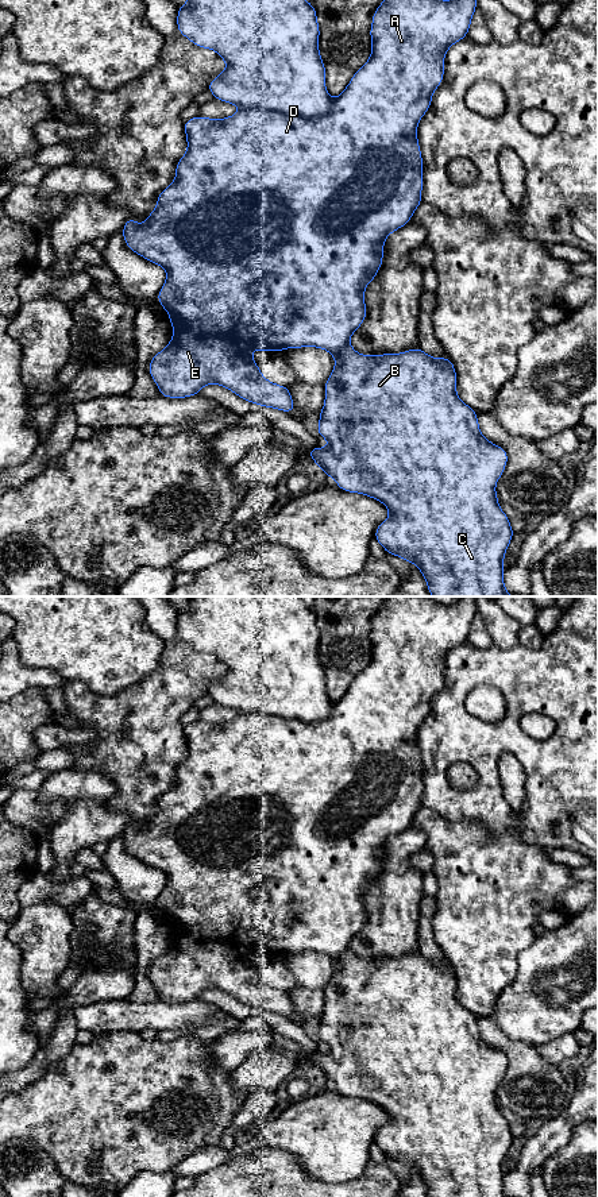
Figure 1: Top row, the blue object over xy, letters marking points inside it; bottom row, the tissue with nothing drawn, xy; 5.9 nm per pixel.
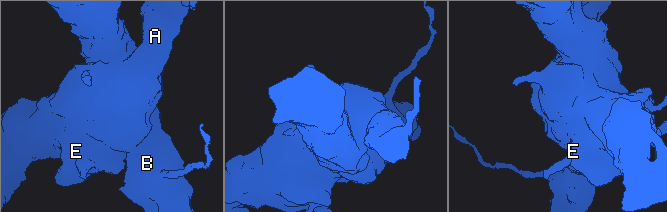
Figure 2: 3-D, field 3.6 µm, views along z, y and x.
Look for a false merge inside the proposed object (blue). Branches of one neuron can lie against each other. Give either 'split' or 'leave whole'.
split

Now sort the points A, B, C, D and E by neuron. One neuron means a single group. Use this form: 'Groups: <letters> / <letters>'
Groups: A D E / B C

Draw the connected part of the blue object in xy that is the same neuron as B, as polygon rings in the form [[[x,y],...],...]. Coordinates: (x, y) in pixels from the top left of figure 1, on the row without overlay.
[[[350,941],[340,953],[328,955],[335,962],[335,973],[324,988],[325,1004],[319,1022],[317,1040],[328,1045],[328,1053],[315,1051],[308,1061],[317,1067],[325,1081],[332,1081],[336,1090],[347,1097],[358,1097],[382,1107],[389,1115],[389,1123],[377,1131],[374,1143],[387,1159],[394,1159],[416,1169],[425,1184],[429,1197],[508,1197],[504,1188],[504,1162],[514,1140],[510,1124],[499,1112],[495,1089],[508,1069],[508,1057],[483,1042],[478,1020],[456,999],[456,974],[451,964],[432,962],[420,950],[400,958],[362,959],[350,947]]]

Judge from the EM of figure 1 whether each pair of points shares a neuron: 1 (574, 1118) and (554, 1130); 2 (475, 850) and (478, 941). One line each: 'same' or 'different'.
1: same
2: same

